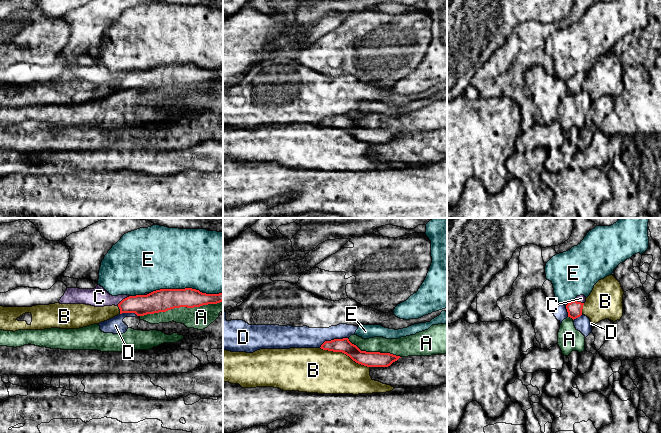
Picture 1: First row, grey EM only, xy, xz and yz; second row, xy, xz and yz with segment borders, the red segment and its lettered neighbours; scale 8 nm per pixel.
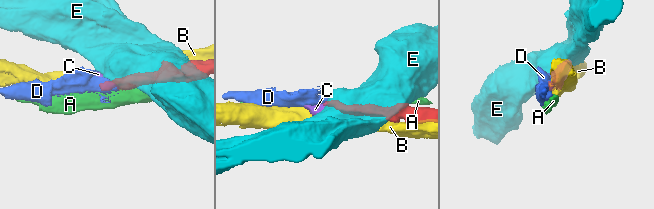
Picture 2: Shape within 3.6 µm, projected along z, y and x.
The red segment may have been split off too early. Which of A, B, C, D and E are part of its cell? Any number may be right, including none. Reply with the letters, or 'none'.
C

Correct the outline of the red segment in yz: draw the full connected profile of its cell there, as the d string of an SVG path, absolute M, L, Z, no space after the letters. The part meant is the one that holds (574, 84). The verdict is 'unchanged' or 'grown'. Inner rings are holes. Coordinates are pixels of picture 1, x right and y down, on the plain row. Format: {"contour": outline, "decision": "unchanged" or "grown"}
{"contour": "M584 71L577 72L573 77L566 81L568 88L568 93L573 96L582 91L583 81L586 78L586 73Z", "decision": "grown"}

